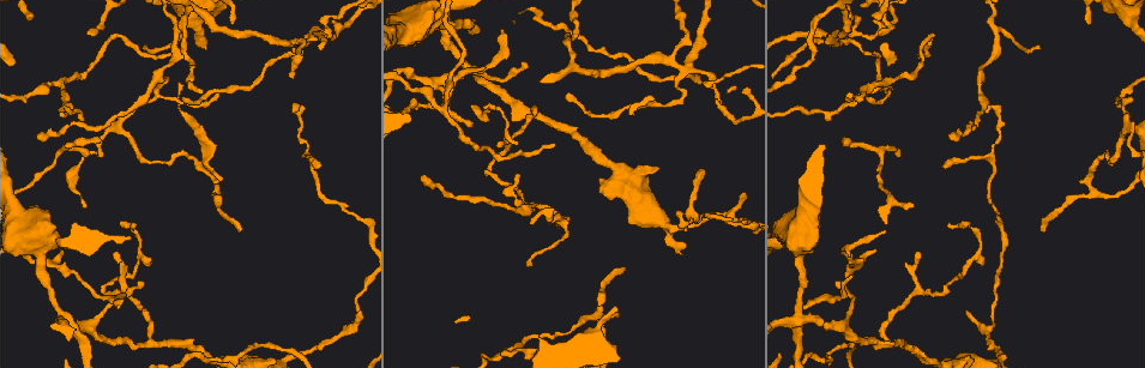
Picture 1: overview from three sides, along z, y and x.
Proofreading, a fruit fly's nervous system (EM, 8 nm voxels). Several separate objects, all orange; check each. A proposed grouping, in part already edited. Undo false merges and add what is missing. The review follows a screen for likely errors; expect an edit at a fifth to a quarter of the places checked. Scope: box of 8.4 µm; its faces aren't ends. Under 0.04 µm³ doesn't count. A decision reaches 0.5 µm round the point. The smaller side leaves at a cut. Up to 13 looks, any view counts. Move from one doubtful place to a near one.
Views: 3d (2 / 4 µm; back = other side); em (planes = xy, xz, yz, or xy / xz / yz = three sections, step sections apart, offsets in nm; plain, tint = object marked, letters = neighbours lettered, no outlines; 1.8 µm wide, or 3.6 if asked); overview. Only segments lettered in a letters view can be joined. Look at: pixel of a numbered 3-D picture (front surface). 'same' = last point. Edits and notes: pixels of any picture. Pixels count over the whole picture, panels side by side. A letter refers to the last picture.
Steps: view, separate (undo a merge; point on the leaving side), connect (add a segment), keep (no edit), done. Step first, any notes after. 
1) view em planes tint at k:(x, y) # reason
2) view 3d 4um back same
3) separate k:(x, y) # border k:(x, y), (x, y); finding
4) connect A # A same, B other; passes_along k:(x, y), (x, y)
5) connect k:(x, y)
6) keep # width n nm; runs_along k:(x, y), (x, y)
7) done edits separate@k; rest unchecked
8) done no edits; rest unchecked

view 3d 2um back at 1:(709, 76) # branch point

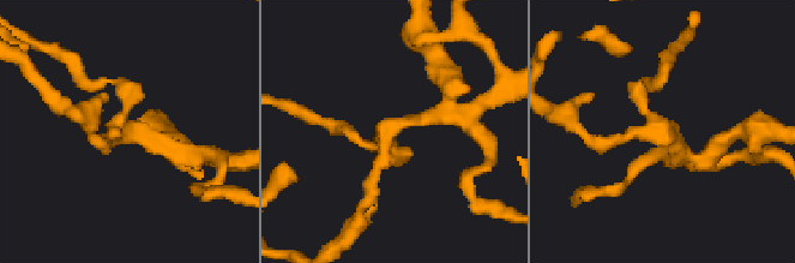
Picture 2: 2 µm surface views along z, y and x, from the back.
view em planes letters at 2:(127, 127)

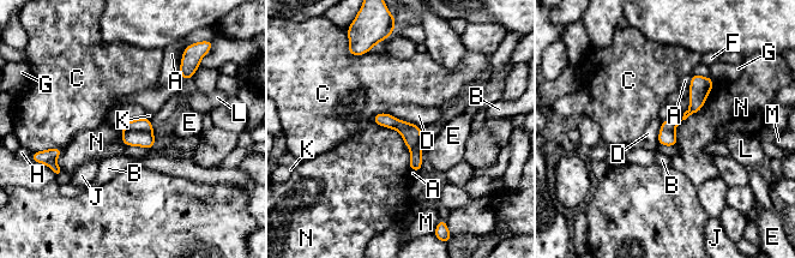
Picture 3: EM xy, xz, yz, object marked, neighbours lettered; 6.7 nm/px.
separate 3:(142, 124) # width 120 nm; A other, B other, C other, D other, E other, F other, G other, H other, J other, K other, L other, M other, N other; border 3:(125, 128), (151, 132); a second cell is stuck on

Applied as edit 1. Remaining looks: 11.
view em planes letters at 1:(320, 166) # tapers out

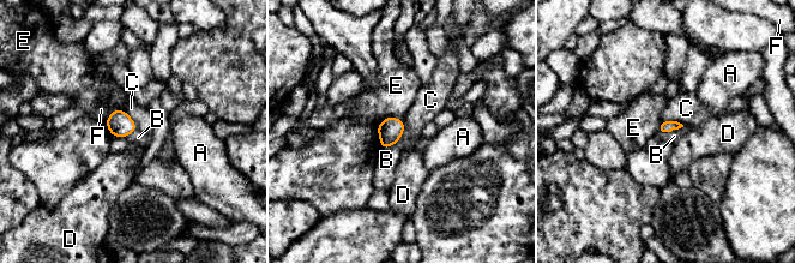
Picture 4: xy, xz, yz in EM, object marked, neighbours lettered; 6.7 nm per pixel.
keep # longest_contact B 220 nm; A other, B other, C other, D other, E other, F other; border 4:(405, 126), (392, 145), (380, 148); no lettered segment goes on from it

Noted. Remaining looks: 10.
view em planes letters at 1:(148, 342) # three-way junction

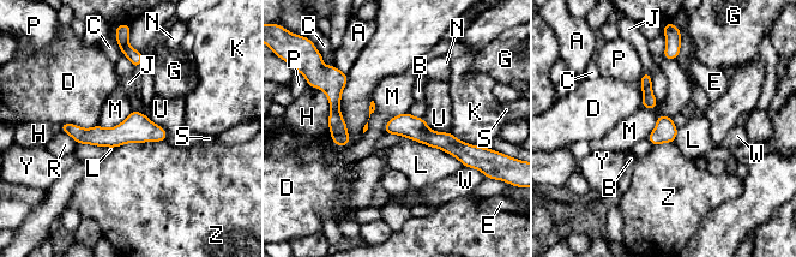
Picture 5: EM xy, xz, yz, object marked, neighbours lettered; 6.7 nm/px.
keep # width 150 nm; A other, B other, C other, D other, E other, G other, H other, J other, K other, L other, M other, N other, P other, R other, S other, U other, W other, Y other, Z other; one cell here

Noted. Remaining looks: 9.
view em yz step 8 tint at 1:(800, 316) # four arms meet

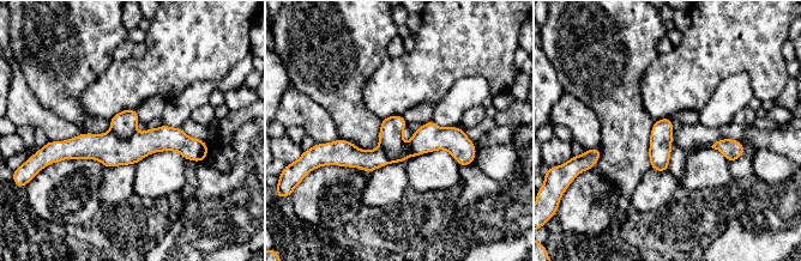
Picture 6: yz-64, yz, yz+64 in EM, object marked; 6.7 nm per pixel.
view em yz step 8 letters same # see the neighbours

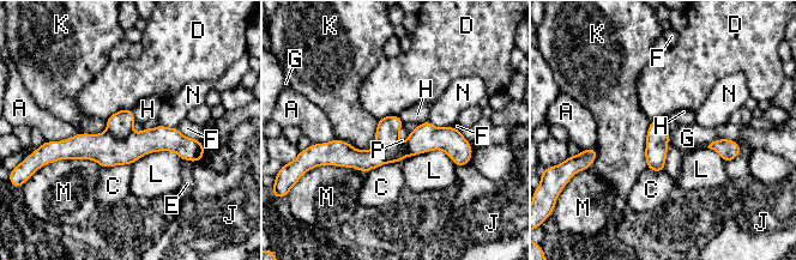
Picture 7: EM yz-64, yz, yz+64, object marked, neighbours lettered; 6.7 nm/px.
separate 7:(421, 140) # width 160 nm; longest_contact A 440 nm; A other, C other, D other, E other, F other, G other, H other, J other, K other, L other, M other, N other, P other; two cells meet here

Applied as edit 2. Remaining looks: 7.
view overview # see it whole again

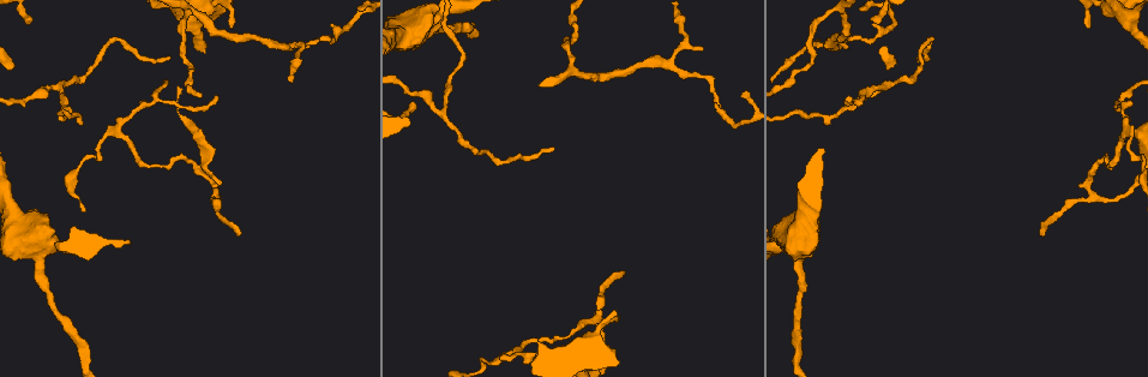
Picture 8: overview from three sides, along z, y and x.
view 3d 2um back at 8:(125, 137) # sharp bend

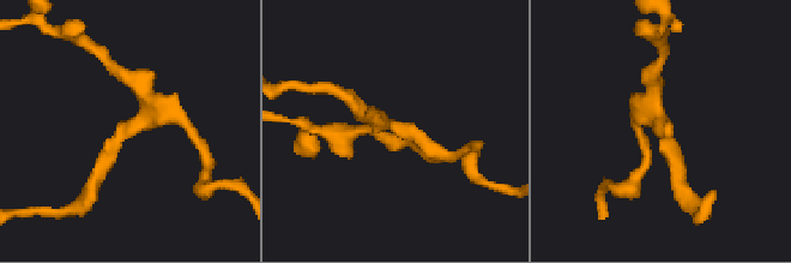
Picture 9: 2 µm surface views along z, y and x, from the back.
view em xz step 8 tint at 9:(401, 131) # arms 3; shape alone is not enough

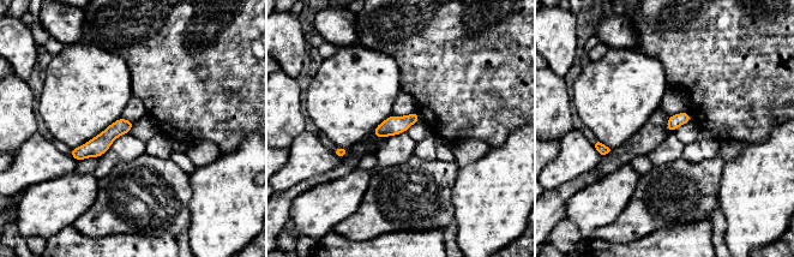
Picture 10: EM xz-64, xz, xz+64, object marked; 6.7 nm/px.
view em yz step 16 letters same

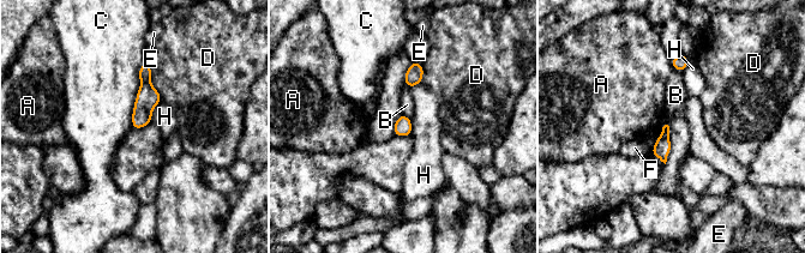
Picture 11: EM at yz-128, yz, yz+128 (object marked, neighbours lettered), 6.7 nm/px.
separate 11:(665, 133) # A other, B other, C other, D other, E other, F other, H other; a second cell is stuck on

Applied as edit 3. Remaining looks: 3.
done edits separate@3, separate@7, separate@11; rest unchecked

